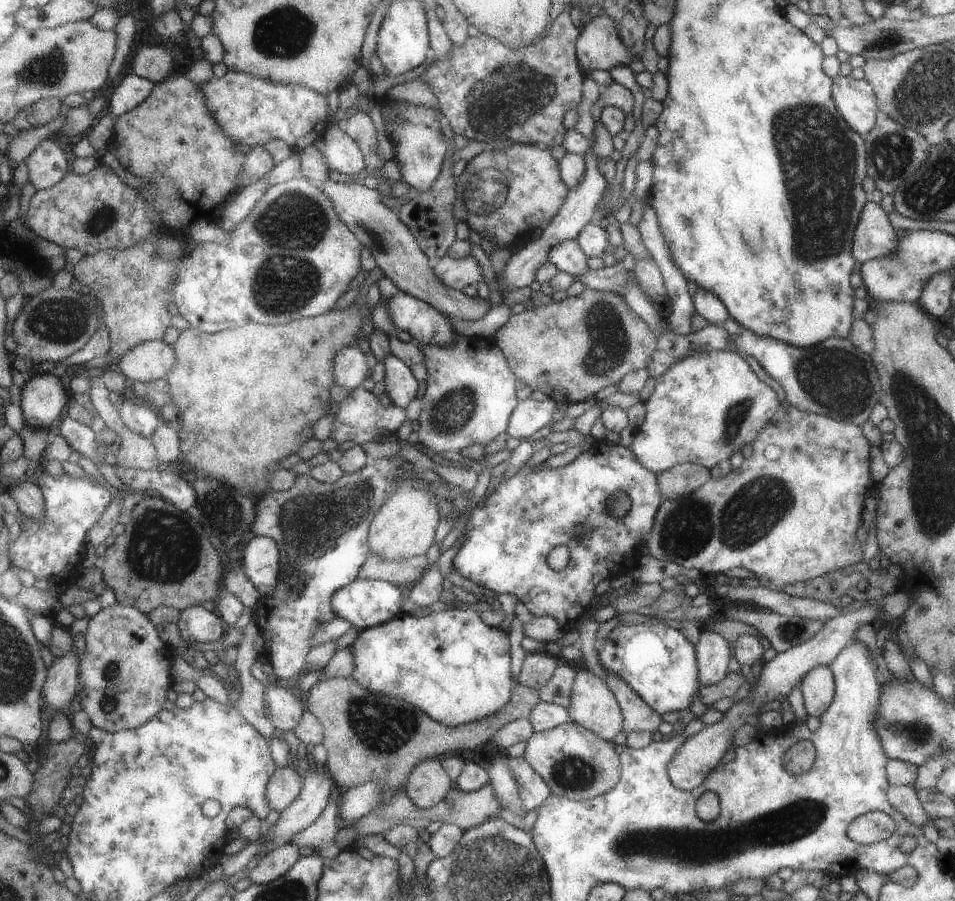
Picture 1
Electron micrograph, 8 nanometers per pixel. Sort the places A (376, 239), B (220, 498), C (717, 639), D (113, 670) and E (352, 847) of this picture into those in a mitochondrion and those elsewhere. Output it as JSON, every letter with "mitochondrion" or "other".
{"A":"mitochondrion","B":"mitochondrion","C":"other","D":"mitochondrion","E":"other"}

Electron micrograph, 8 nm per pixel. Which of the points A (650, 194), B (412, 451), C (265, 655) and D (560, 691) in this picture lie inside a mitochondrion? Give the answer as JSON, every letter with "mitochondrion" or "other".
{"A":"other","B":"other","C":"other","D":"mitochondrion"}

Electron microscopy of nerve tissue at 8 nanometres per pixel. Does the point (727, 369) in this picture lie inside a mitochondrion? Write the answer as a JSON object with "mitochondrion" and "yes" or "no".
{"mitochondrion":"no"}

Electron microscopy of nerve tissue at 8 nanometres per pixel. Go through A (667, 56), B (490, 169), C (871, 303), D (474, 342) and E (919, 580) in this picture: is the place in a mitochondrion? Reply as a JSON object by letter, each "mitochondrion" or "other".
{"A":"other","B":"mitochondrion","C":"other","D":"other","E":"other"}

